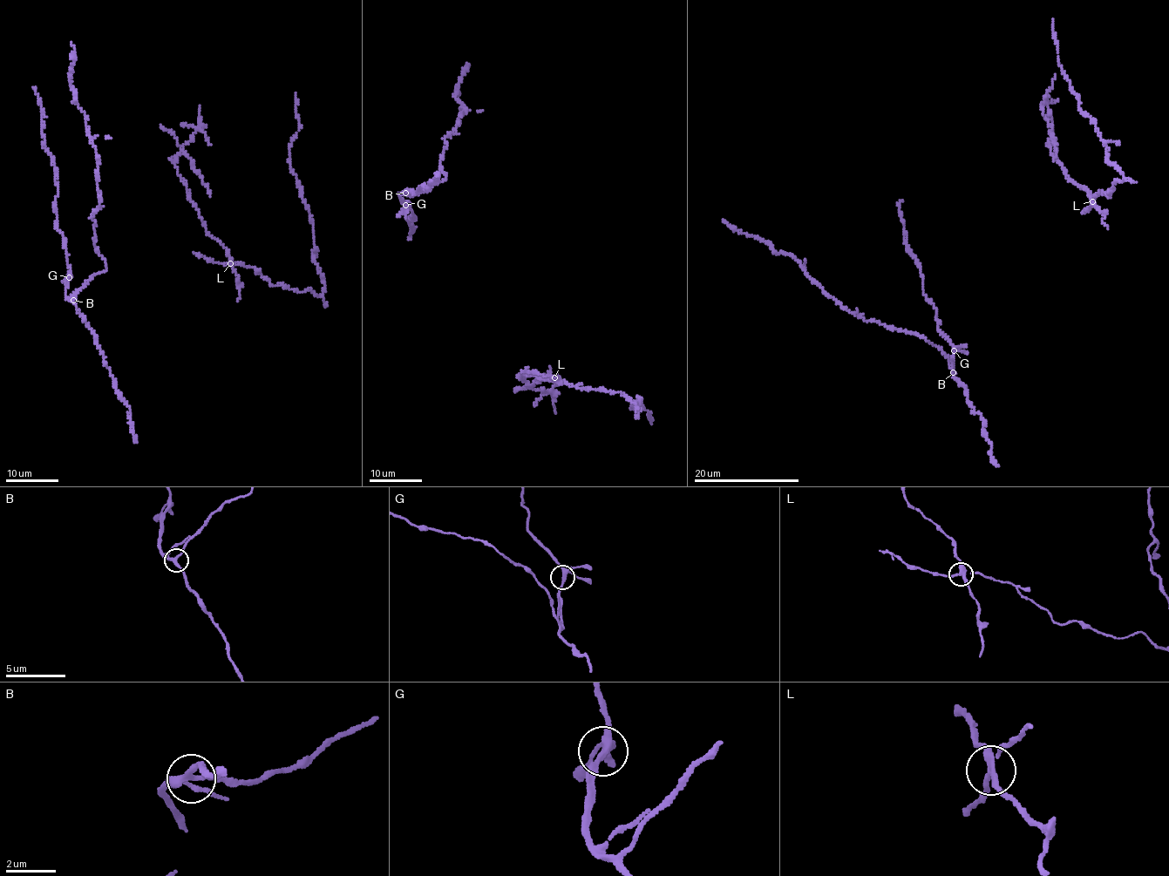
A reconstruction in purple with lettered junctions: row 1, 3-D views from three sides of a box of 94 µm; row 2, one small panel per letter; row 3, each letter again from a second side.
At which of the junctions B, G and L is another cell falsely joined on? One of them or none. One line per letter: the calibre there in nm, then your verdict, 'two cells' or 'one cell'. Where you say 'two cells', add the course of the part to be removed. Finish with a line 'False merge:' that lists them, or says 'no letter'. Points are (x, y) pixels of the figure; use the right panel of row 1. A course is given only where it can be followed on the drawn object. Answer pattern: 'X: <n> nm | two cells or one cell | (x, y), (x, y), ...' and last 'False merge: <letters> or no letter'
B: 220 nm | one cell
G: 260 nm | one cell
L: 260 nm | two cells | (1092, 200), (1090, 192), (1069, 179), (1050, 148), (1052, 116), (1047, 99), (1054, 75)
False merge: L

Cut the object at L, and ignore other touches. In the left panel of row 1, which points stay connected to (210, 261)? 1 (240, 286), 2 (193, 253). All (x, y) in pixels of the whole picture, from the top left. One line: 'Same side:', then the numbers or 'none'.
Same side: 2

